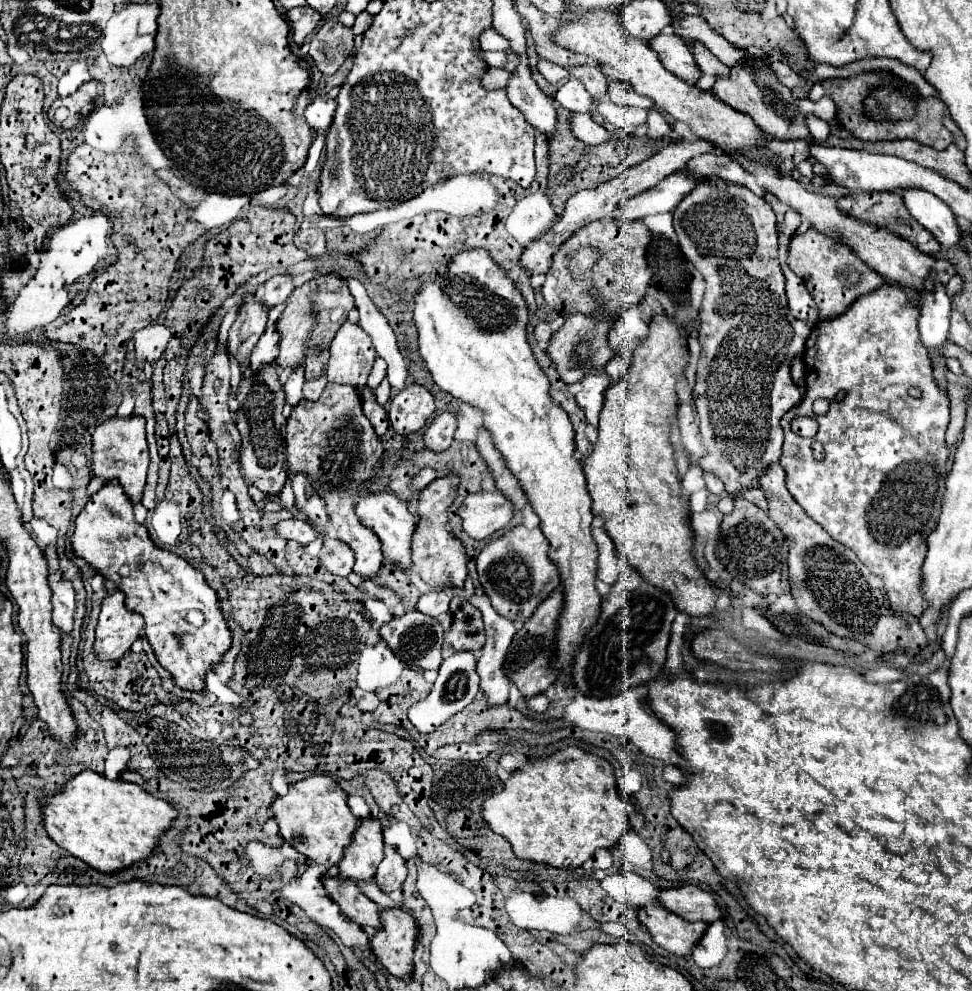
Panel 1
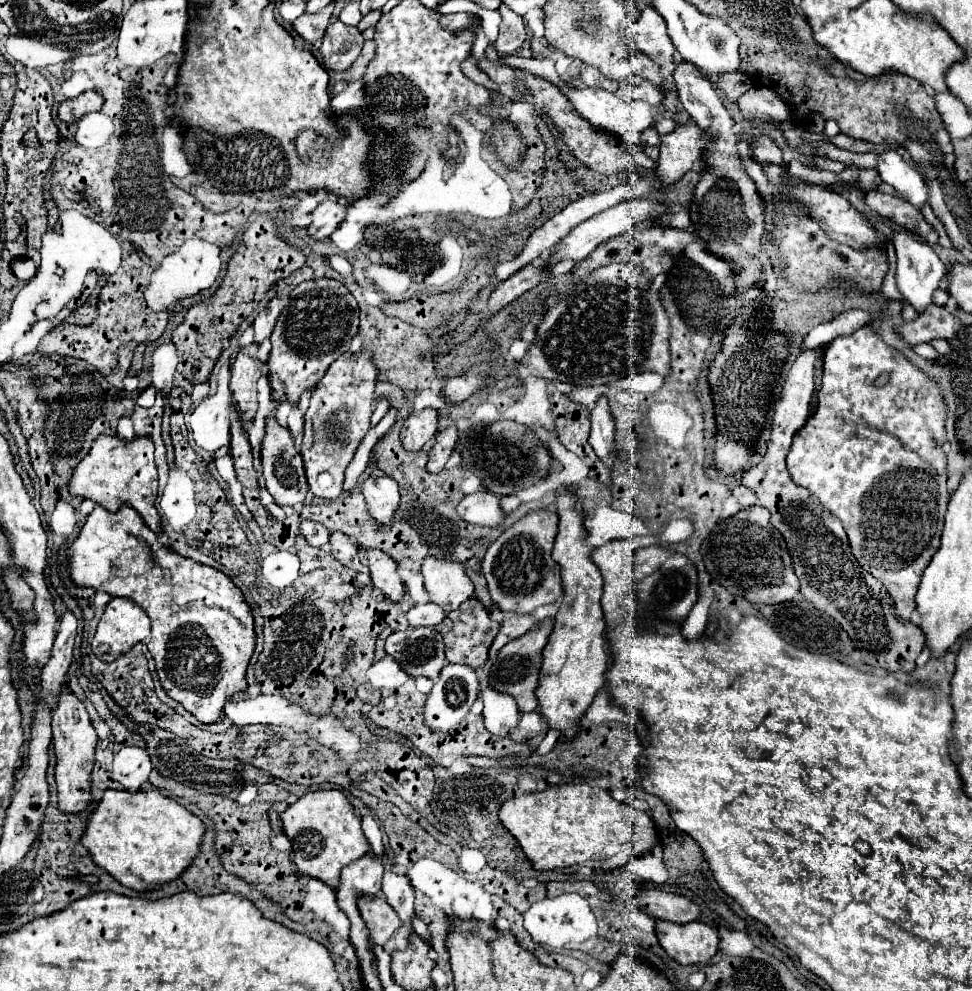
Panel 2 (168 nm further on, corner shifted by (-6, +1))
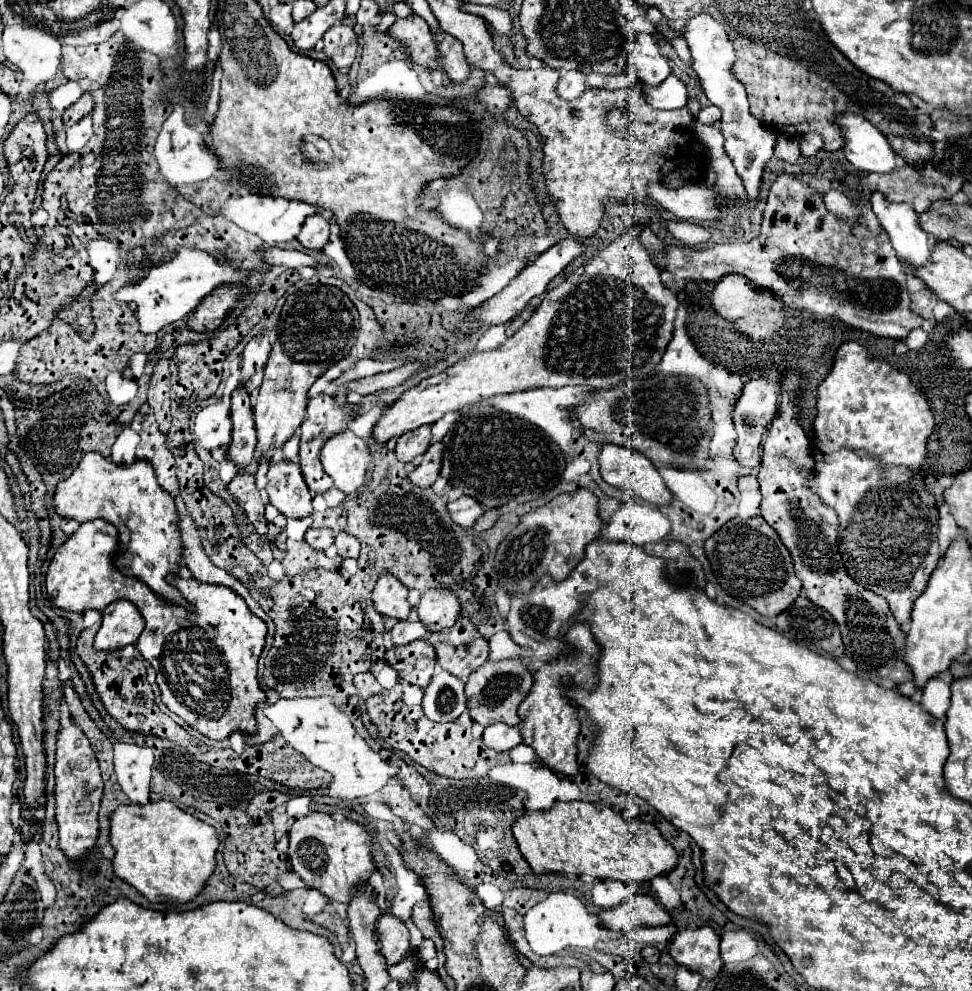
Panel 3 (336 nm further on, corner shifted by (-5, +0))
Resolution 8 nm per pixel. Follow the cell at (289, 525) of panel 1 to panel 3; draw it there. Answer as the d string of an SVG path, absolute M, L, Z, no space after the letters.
M309 528L305 542L315 550L327 550L333 544L333 532L329 528Z

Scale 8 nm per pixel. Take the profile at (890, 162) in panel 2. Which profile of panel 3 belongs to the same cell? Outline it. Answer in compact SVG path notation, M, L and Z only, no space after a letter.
M843 114L837 122L845 134L845 156L859 172L891 174L899 168L897 154L871 122L857 114Z

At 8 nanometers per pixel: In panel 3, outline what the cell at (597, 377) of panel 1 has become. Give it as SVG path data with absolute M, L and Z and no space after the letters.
M603 444L601 454L599 454L599 464L601 464L603 480L609 482L611 486L623 488L623 490L627 490L627 492L631 492L631 494L655 504L655 506L669 504L671 492L669 492L663 478L659 476L659 472L655 470L655 466L651 464L651 460L645 454L641 454L637 450L623 448L623 446L615 446L615 444Z

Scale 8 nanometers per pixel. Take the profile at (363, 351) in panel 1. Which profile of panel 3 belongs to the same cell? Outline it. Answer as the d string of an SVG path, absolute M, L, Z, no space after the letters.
M317 394L315 398L309 400L307 404L307 416L301 424L301 444L299 444L299 458L301 458L301 470L303 470L303 478L309 486L311 492L315 494L323 494L327 492L329 488L333 488L333 482L331 478L325 474L321 462L319 462L319 454L321 454L321 448L325 446L325 442L329 438L333 438L335 434L347 430L347 424L355 418L355 414L359 412L359 404L351 404L351 402L343 402L343 404L337 404L339 402L339 396L329 396L329 394Z

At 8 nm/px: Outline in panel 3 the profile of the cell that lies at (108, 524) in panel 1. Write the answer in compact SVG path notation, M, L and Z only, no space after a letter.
M97 518L81 524L79 530L73 536L69 536L69 540L53 556L53 562L45 578L49 598L53 598L53 602L59 608L75 612L85 612L89 608L103 610L107 604L115 600L133 602L147 622L145 632L137 640L137 650L157 672L157 684L161 690L163 704L173 714L181 716L185 724L193 726L203 736L213 740L223 740L233 730L255 732L253 708L257 702L265 700L265 694L257 684L257 660L265 646L265 634L267 634L265 622L259 616L255 616L245 604L245 600L231 588L223 584L207 584L193 576L183 578L179 574L169 574L169 584L175 584L179 592L185 596L185 600L193 604L193 612L187 612L183 606L167 602L159 594L151 592L151 588L147 588L147 584L143 584L139 578L123 574L115 566L117 550L119 550L119 532L111 522Z

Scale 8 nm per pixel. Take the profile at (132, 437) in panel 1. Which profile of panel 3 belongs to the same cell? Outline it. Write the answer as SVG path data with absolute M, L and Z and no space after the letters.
M87 452L81 458L75 472L57 484L55 510L65 518L75 518L79 522L89 522L103 518L117 526L121 550L115 564L125 570L125 574L139 576L153 592L161 598L179 602L191 610L191 604L183 594L171 586L165 576L177 572L181 562L181 536L179 536L179 516L175 512L173 498L157 484L153 466L147 460L135 460L131 464L115 464L111 458L99 452Z

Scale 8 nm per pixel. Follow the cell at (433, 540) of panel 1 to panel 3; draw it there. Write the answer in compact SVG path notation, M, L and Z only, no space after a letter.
M429 588L417 606L419 620L423 620L431 632L451 628L459 618L459 598L451 588Z

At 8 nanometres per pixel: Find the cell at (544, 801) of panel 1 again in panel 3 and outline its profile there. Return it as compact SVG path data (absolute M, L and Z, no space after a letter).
M555 802L549 810L527 810L513 822L513 836L535 874L591 874L595 878L639 884L677 864L675 848L653 823L637 818L627 822L603 802Z

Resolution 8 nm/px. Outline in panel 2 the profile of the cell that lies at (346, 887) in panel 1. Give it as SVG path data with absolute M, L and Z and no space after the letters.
M360 897L358 907L362 913L362 919L366 921L366 927L370 929L372 943L384 947L392 939L396 929L402 925L398 913L380 897L374 897L374 899Z

